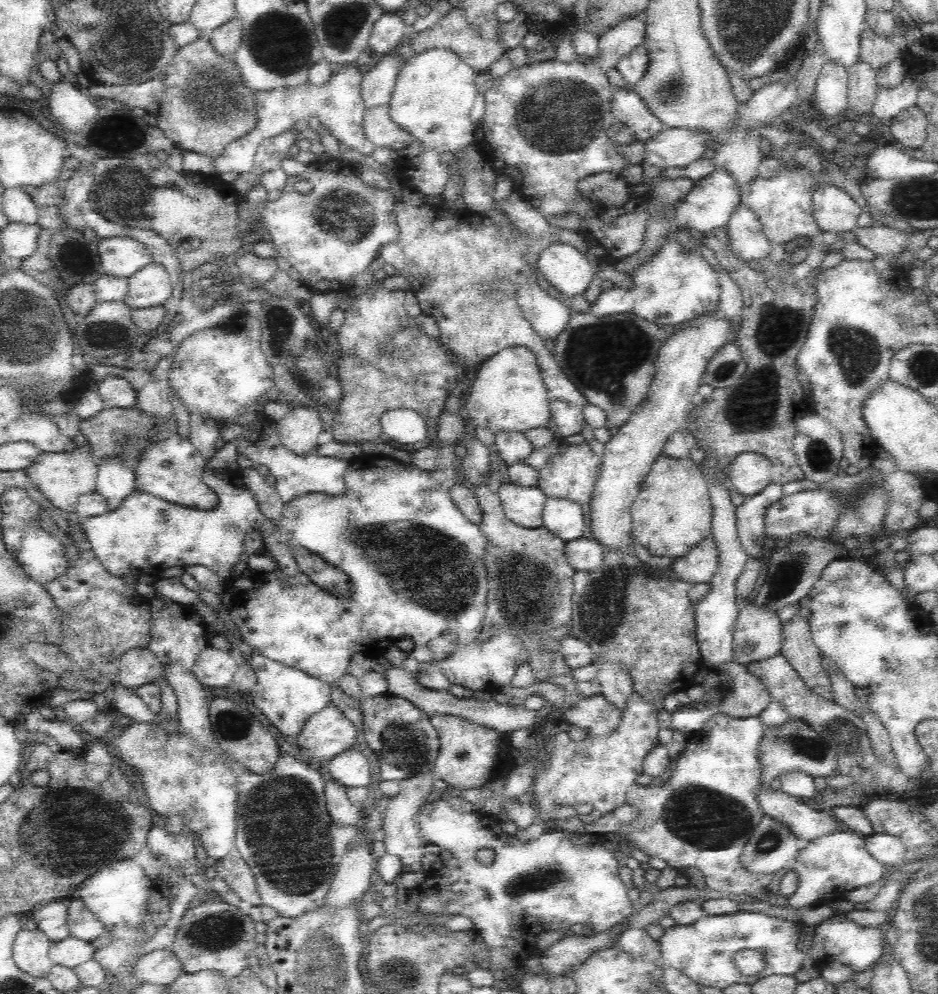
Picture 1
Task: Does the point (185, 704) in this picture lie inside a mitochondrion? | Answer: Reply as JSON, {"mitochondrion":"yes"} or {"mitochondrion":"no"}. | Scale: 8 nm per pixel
{"mitochondrion":"no"}

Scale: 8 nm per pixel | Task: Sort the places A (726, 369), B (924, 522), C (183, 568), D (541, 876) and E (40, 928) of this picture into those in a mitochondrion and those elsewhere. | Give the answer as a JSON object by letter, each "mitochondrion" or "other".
{"A":"mitochondrion","B":"other","C":"other","D":"mitochondrion","E":"other"}

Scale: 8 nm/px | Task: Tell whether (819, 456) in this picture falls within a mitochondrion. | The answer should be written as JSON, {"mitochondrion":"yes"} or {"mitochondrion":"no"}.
{"mitochondrion":"yes"}

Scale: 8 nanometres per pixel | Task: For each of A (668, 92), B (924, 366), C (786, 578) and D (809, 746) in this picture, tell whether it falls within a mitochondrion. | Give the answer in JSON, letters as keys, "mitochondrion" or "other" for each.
{"A":"mitochondrion","B":"mitochondrion","C":"mitochondrion","D":"mitochondrion"}

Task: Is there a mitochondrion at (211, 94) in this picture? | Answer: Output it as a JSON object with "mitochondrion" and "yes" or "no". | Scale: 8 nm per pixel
{"mitochondrion":"yes"}

